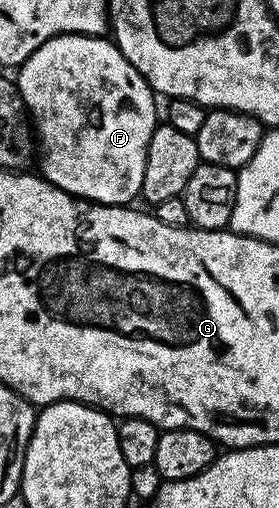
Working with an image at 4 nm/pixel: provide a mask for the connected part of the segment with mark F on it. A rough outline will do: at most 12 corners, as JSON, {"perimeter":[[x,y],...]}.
{"perimeter":[[53,36],[17,69],[41,175],[126,206],[156,93],[113,39]]}

